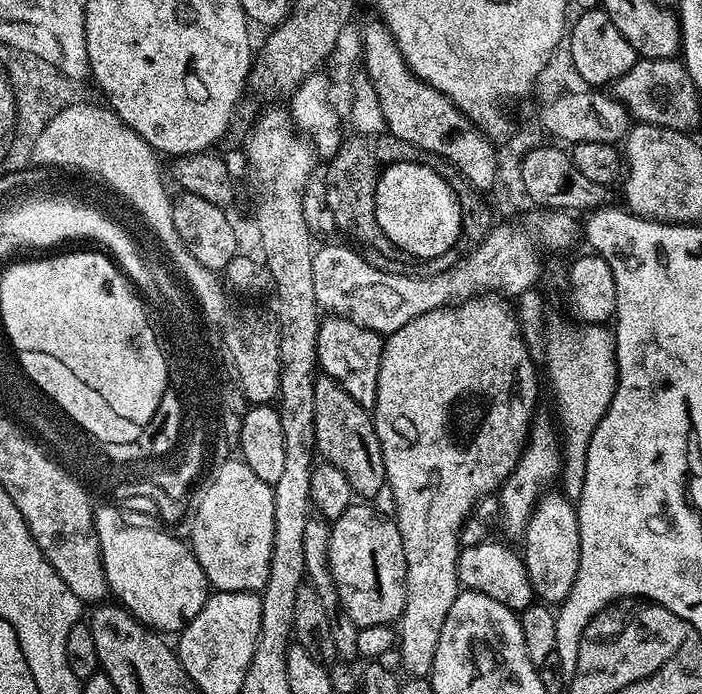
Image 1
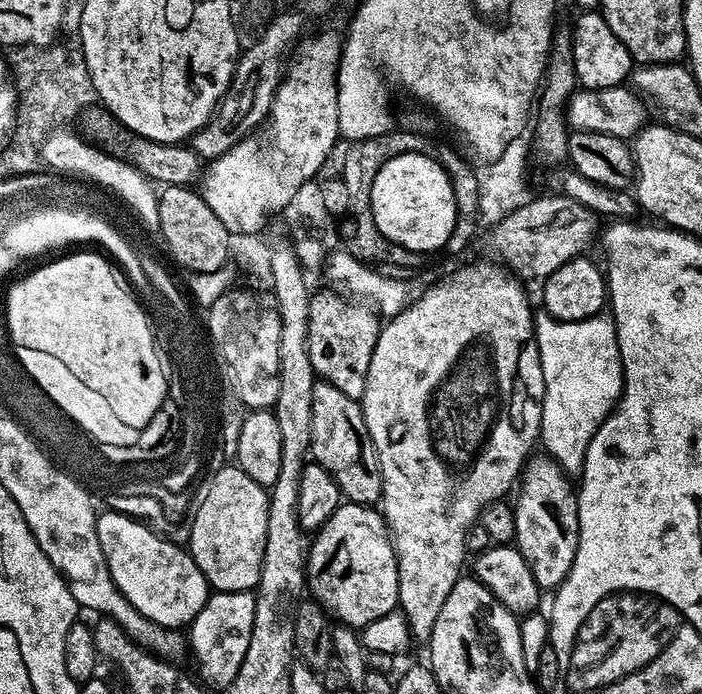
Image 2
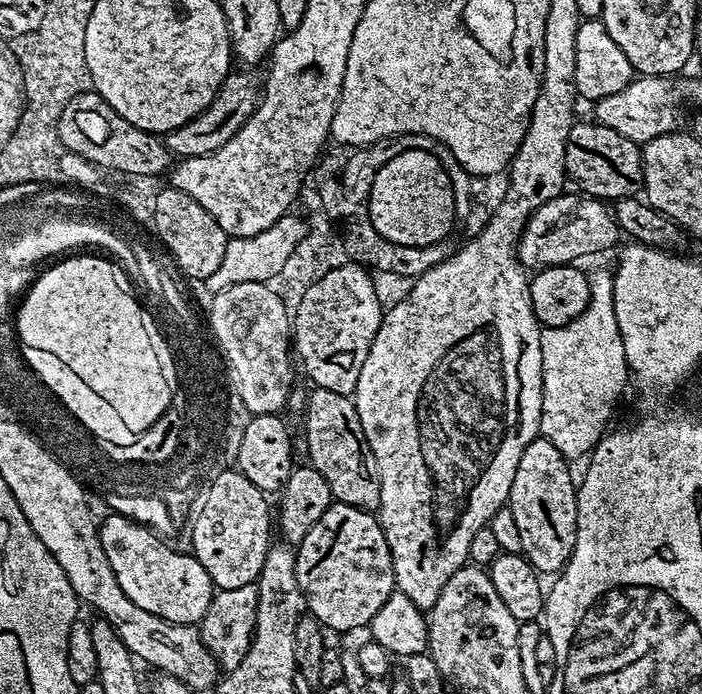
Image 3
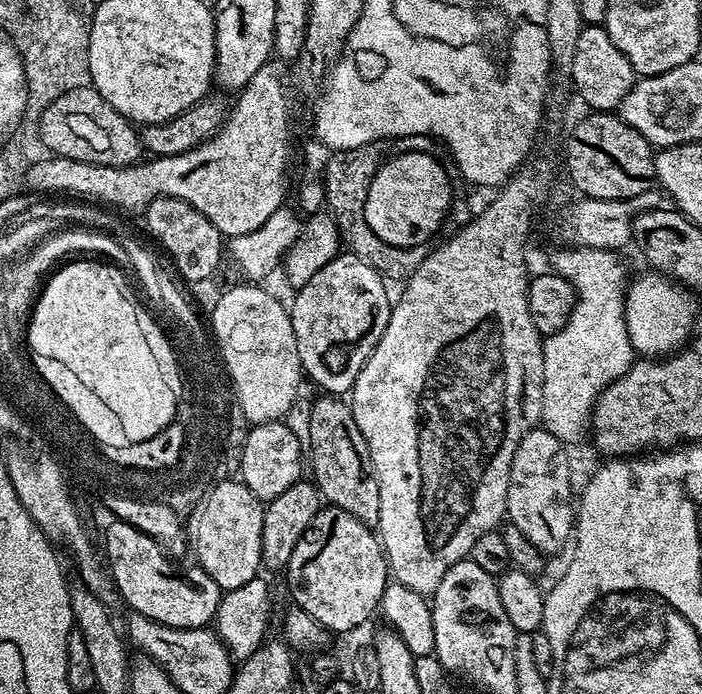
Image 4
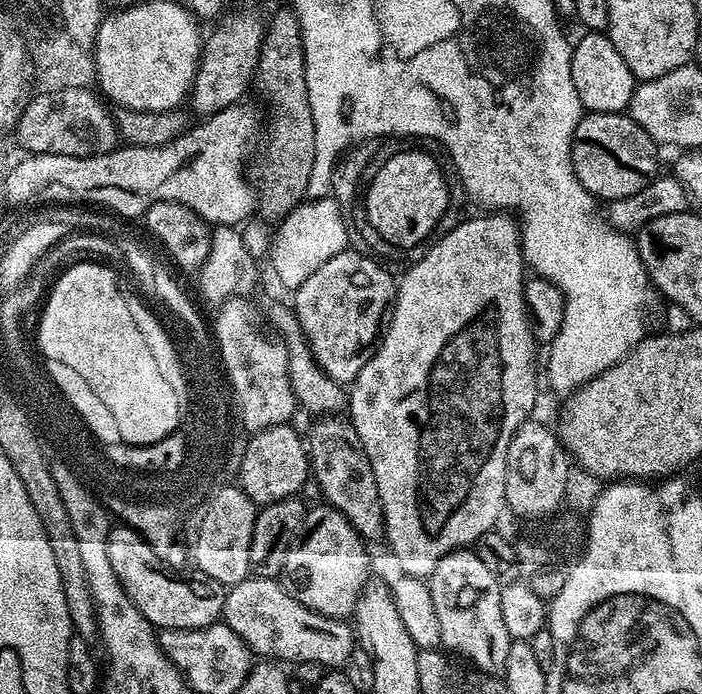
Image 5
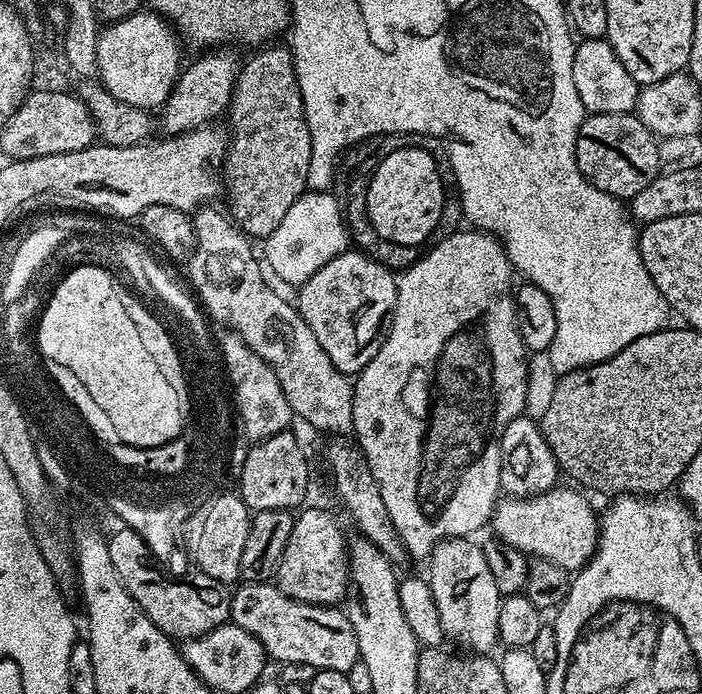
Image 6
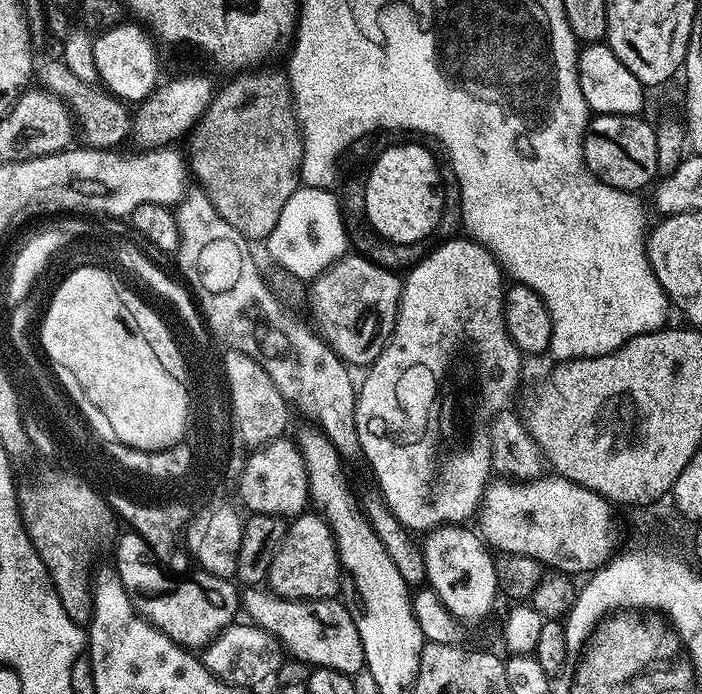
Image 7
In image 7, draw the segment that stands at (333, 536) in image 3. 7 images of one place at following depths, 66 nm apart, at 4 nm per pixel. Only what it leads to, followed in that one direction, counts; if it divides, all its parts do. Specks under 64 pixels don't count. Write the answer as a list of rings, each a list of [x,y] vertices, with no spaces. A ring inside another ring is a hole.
[[[319,514],[295,517],[285,527],[282,542],[274,554],[274,562],[270,562],[266,584],[271,594],[282,600],[332,598],[337,595],[340,580],[342,584],[340,556],[336,552],[336,540],[328,523]]]

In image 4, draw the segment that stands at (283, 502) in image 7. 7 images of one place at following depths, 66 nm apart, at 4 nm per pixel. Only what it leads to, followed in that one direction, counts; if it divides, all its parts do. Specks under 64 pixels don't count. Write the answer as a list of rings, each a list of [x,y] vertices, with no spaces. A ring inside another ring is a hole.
[[[275,420],[265,424],[254,424],[247,429],[245,444],[241,450],[238,479],[261,502],[278,498],[278,494],[290,490],[302,479],[302,471],[306,468],[306,452],[302,440],[296,437],[294,429],[284,420]]]

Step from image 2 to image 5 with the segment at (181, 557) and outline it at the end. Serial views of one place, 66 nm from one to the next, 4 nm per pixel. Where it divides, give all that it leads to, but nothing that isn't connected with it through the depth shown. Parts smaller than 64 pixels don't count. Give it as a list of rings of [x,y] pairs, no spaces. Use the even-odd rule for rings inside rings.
[[[113,527],[106,542],[106,550],[110,554],[110,566],[114,566],[114,574],[118,574],[126,594],[134,602],[134,606],[138,606],[140,613],[157,629],[208,628],[221,619],[226,595],[225,585],[214,582],[208,576],[199,574],[183,576],[182,573],[175,572],[176,568],[162,558],[158,558],[158,554],[154,554],[154,550],[145,542],[144,537],[139,536],[132,528]]]

